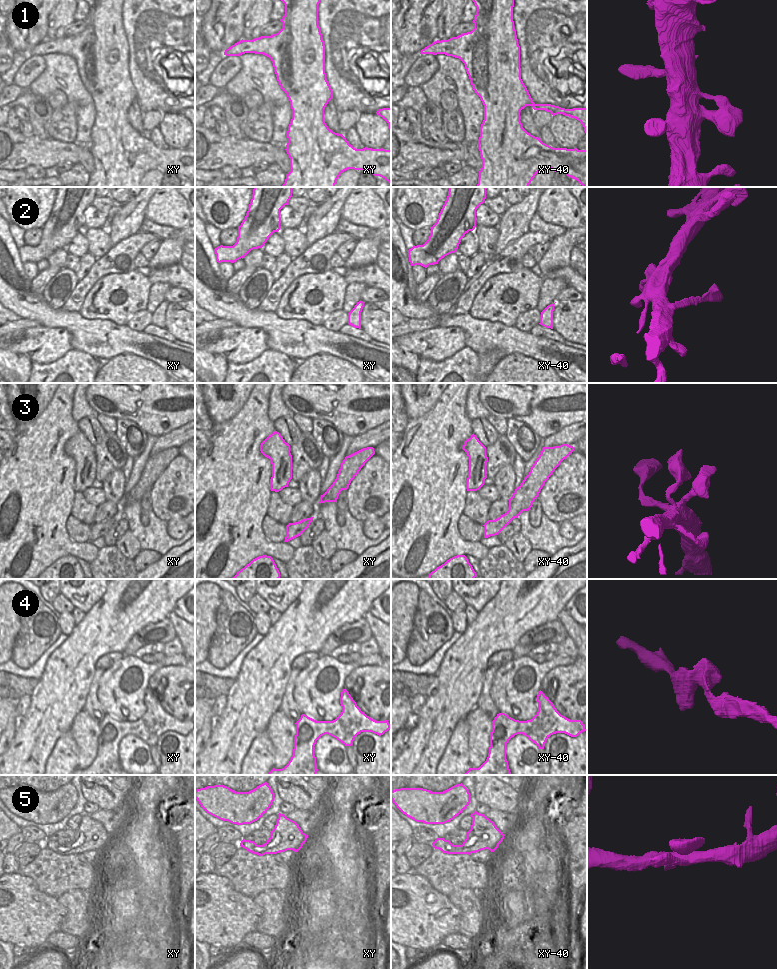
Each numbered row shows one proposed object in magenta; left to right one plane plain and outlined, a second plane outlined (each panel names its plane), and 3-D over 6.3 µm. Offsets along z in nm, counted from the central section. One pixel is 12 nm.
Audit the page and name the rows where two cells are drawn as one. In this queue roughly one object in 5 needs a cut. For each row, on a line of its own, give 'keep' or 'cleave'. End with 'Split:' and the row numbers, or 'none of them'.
1: keep
2: keep
3: keep
4: keep
5: keep
Split: none of them

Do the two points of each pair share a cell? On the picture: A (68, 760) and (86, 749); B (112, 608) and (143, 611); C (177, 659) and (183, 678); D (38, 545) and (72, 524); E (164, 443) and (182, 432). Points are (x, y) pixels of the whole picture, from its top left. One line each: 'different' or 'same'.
A: different
B: same
C: different
D: different
E: same

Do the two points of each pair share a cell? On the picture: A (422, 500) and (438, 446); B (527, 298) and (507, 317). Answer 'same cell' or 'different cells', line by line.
A: same cell
B: same cell

